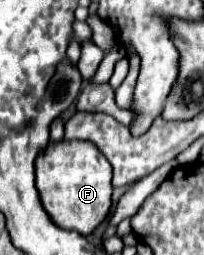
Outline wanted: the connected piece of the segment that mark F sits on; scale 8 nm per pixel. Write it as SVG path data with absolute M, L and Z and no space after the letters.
M50 141L36 159L36 189L52 221L70 231L90 235L108 215L112 203L112 169L90 141Z

